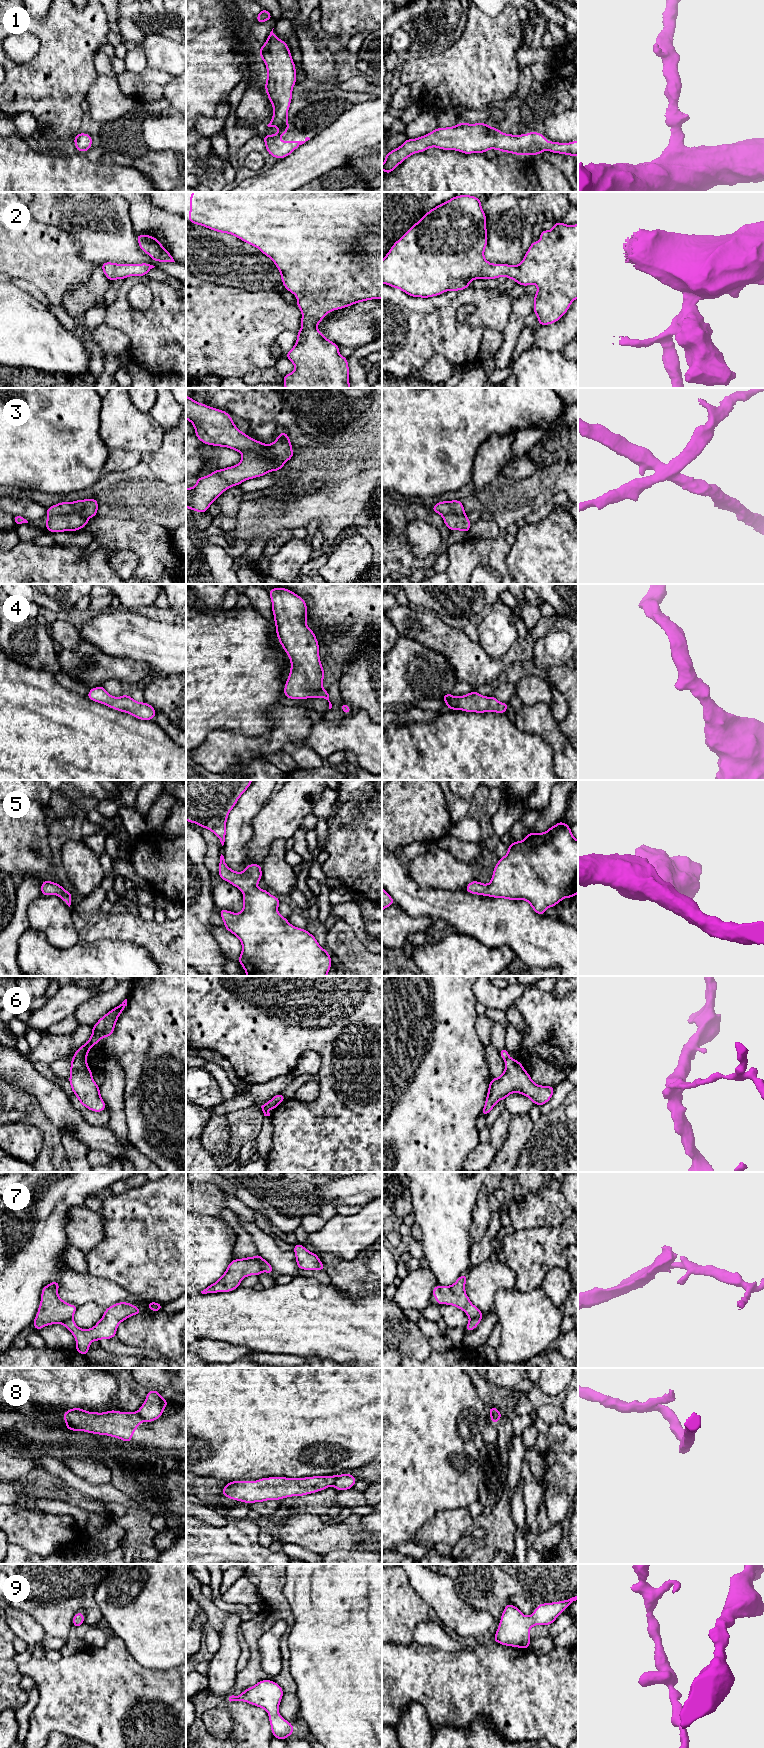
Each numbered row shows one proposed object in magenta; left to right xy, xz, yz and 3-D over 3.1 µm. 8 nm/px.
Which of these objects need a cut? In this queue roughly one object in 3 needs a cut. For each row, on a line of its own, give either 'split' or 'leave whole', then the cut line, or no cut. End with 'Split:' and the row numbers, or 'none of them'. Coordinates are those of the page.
1: leave whole; no cut
2: leave whole; no cut
3: split; cut in xz along (243, 454), (246, 452), (258, 452), (269, 459), (273, 458)
4: leave whole; no cut
5: leave whole; no cut
6: split; cut in xy along (73, 1057), (80, 1058), (86, 1062)
7: split; cut in yz along (482, 1314), (470, 1319)
8: split; cut in xz along (337, 1476), (333, 1485)
9: leave whole; no cut
Split: 3, 6, 7, 8

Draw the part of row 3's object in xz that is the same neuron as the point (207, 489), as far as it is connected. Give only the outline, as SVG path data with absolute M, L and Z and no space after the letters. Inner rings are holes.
M285 431L280 432L270 445L266 445L266 449L272 460L260 453L246 452L237 465L214 470L205 477L198 476L197 483L191 489L186 487L186 508L199 513L206 512L225 490L239 486L248 479L266 475L274 467L285 464L294 456L292 443Z

